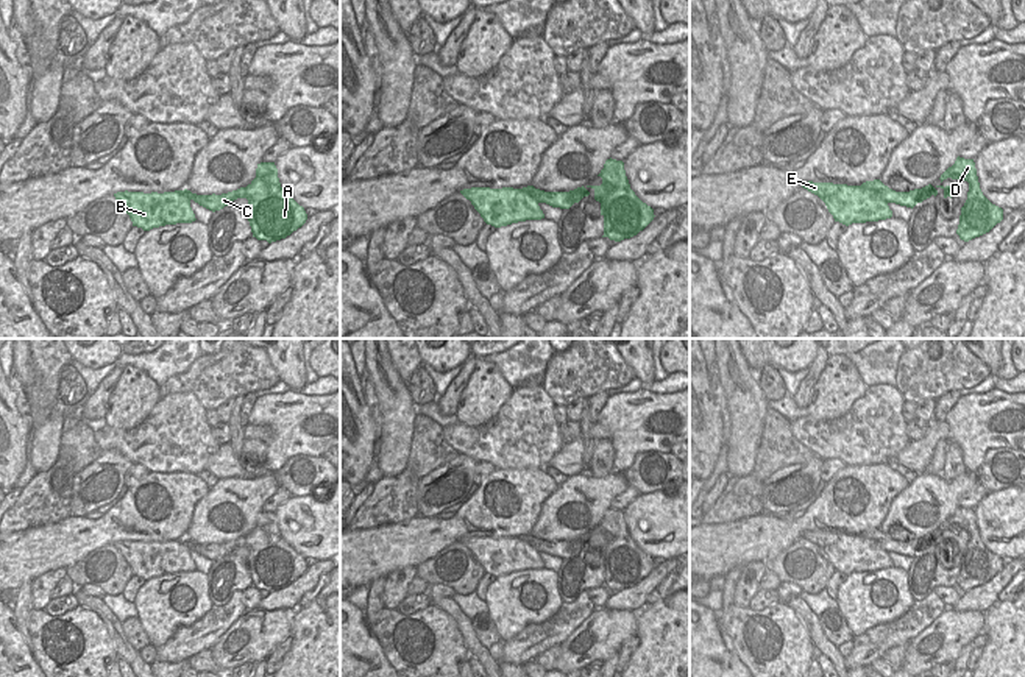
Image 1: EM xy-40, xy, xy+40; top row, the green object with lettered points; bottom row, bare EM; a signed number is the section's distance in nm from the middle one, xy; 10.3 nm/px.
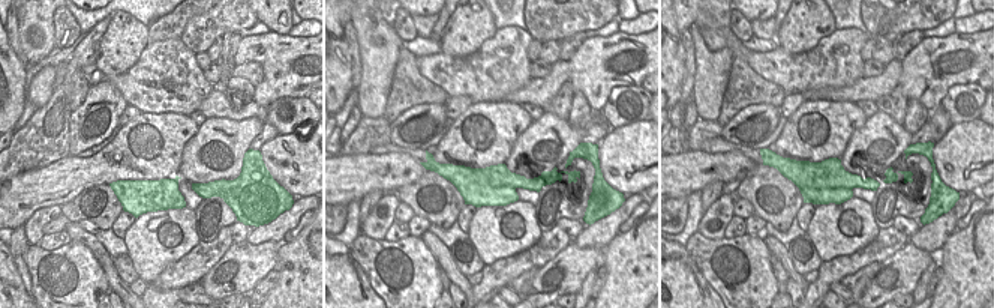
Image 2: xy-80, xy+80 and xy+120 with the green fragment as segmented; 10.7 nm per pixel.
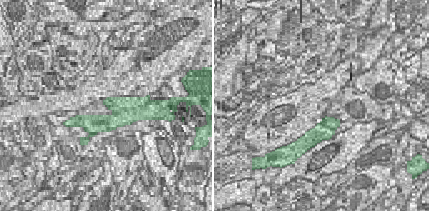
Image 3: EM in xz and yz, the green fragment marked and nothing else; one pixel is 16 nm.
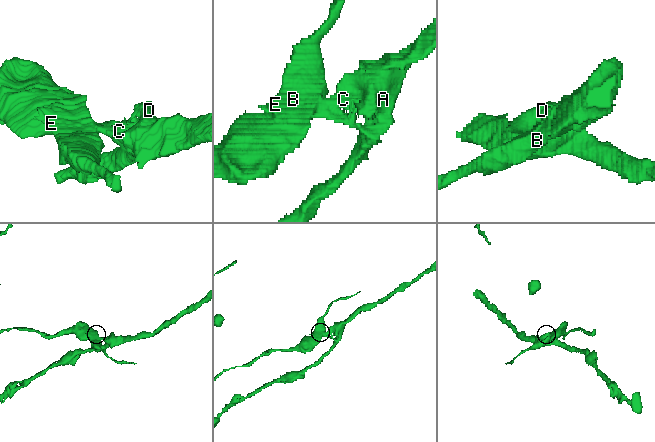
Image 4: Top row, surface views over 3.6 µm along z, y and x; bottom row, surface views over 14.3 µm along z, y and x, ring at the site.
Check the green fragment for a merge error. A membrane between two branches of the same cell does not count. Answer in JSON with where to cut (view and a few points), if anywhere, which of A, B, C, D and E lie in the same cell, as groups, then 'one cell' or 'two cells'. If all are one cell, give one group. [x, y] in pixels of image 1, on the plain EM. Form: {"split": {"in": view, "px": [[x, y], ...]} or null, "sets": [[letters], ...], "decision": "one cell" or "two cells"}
{"split": {"in": "xy+40", "px": [[877, 537], [877, 543], [886, 552]]}, "sets": [["A", "C", "D"], ["B", "E"]], "decision": "two cells"}

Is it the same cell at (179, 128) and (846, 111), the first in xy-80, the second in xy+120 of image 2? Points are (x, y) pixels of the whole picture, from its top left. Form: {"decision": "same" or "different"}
{"decision": "same"}

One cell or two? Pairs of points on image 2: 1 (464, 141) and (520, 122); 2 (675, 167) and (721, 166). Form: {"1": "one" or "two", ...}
{"1": "one", "2": "one"}

